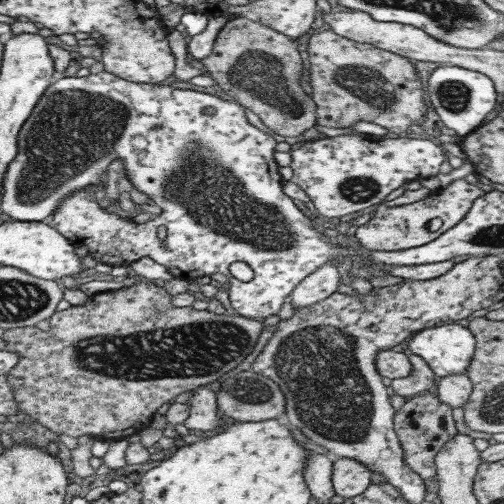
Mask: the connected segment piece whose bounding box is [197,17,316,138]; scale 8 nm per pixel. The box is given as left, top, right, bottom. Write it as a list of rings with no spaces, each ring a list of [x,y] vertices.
[[[228,17],[212,44],[211,53],[199,61],[217,86],[233,101],[256,114],[272,133],[301,136],[316,123],[315,105],[299,85],[302,70],[298,43],[257,21]]]

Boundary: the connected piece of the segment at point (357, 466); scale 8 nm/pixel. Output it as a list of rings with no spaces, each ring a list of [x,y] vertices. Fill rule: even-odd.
[[[333,458],[330,476],[333,494],[341,498],[351,498],[361,494],[369,483],[371,473],[359,462],[349,458]]]

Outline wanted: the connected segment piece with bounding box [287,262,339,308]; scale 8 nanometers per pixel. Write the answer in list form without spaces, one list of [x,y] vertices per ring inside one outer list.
[[[325,262],[321,268],[311,272],[299,281],[287,296],[292,308],[305,308],[309,304],[317,304],[337,290],[339,277],[335,264]]]

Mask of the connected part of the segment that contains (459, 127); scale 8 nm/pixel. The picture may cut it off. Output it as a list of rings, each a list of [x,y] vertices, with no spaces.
[[[441,65],[432,70],[427,79],[427,94],[439,120],[459,137],[483,124],[484,118],[495,109],[497,102],[497,93],[490,78],[474,70],[451,65]]]

